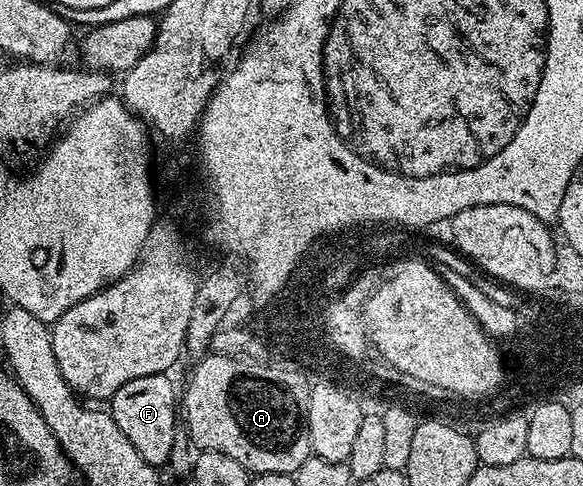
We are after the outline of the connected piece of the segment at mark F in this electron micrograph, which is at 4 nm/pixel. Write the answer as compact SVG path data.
M151 374L147 378L135 378L127 386L119 386L113 399L108 401L107 411L115 426L123 430L127 442L139 450L139 458L152 468L168 465L169 450L173 447L173 436L179 431L179 403L171 391L174 381L165 374Z

